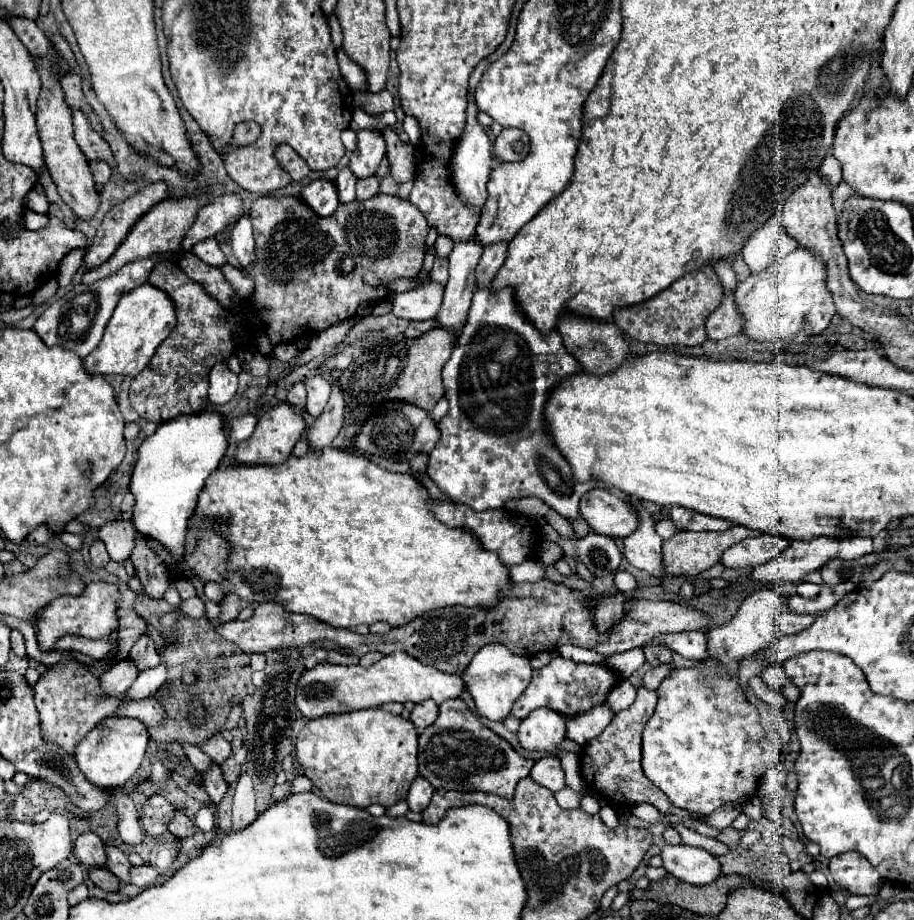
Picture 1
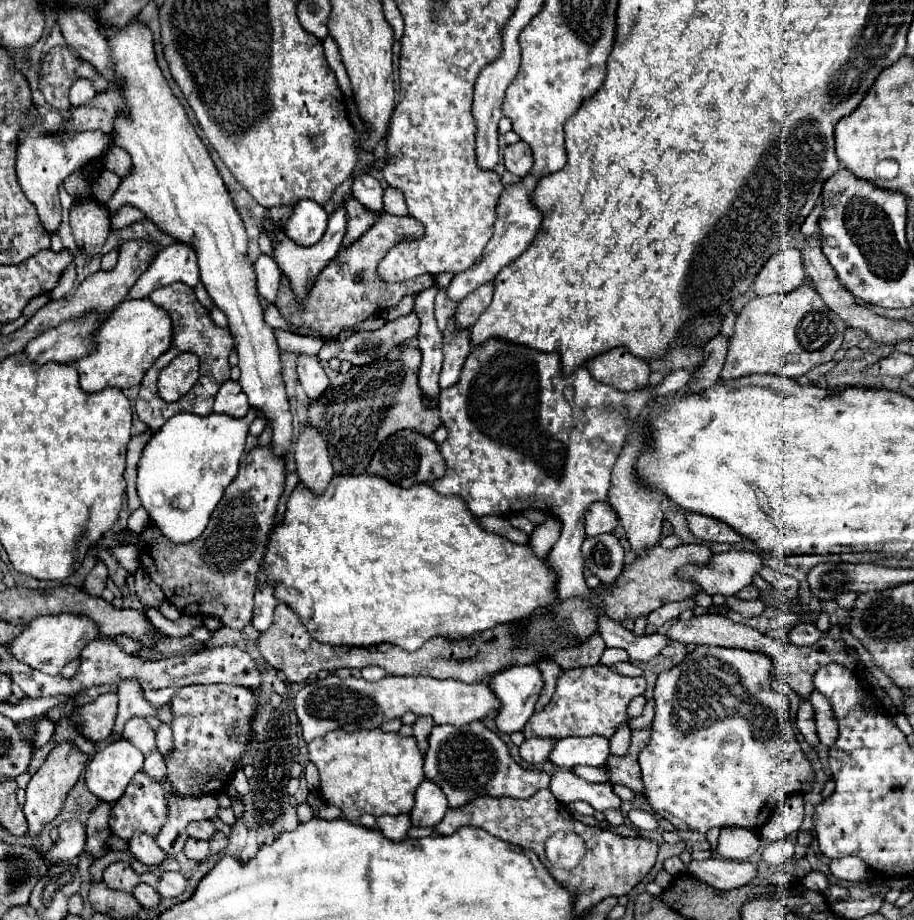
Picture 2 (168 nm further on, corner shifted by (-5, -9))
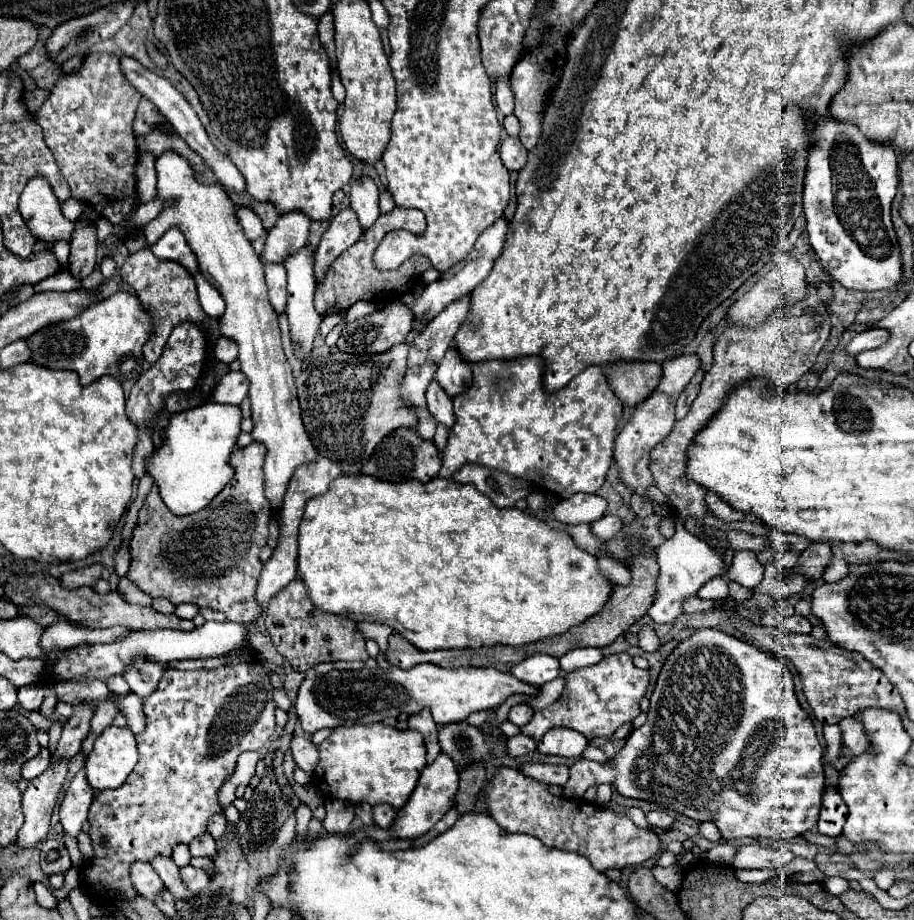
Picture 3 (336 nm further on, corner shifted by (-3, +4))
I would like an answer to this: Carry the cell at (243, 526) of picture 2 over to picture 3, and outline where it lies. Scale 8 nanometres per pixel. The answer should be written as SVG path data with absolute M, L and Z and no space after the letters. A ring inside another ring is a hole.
M256 441L244 449L232 451L228 463L234 469L234 479L214 497L210 507L204 507L202 511L188 517L176 517L164 505L158 487L152 485L138 513L138 523L132 533L132 541L130 541L132 563L130 563L128 579L134 581L140 587L140 591L148 593L150 597L164 597L174 605L194 603L198 607L210 607L222 611L226 619L234 623L258 621L262 615L260 605L256 603L256 585L262 571L258 553L266 545L268 525L272 519L268 501L264 499L264 471L262 471L264 457L266 457L266 447Z

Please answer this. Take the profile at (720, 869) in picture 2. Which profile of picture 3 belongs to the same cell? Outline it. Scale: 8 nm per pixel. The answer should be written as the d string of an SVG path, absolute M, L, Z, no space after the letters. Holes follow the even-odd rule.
M760 845L740 847L732 863L734 869L780 869L790 863L794 855L788 849L766 849Z

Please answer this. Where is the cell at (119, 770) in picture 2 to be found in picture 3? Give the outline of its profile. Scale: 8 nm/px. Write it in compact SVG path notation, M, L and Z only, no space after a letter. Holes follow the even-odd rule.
M106 727L86 759L86 777L92 789L118 789L138 763L134 733L126 727Z

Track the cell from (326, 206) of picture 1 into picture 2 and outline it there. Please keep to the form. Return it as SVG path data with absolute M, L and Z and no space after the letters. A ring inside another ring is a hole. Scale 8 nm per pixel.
M300 200L294 206L294 214L288 220L284 232L296 244L310 246L324 236L326 226L328 226L328 212L324 210L324 206L320 206L314 200Z

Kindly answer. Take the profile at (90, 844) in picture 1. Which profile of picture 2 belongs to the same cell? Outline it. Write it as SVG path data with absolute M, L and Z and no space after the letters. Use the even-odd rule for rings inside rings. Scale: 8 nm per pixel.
M126 862L110 864L102 874L102 882L114 890L130 892L130 888L134 888L134 884L138 884L138 880L140 880L140 876Z

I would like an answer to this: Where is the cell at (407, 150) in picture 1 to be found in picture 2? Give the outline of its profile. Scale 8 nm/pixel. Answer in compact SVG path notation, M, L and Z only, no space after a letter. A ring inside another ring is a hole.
M386 188L384 190L384 210L388 214L396 214L396 216L408 214L402 190L398 190L398 188Z

